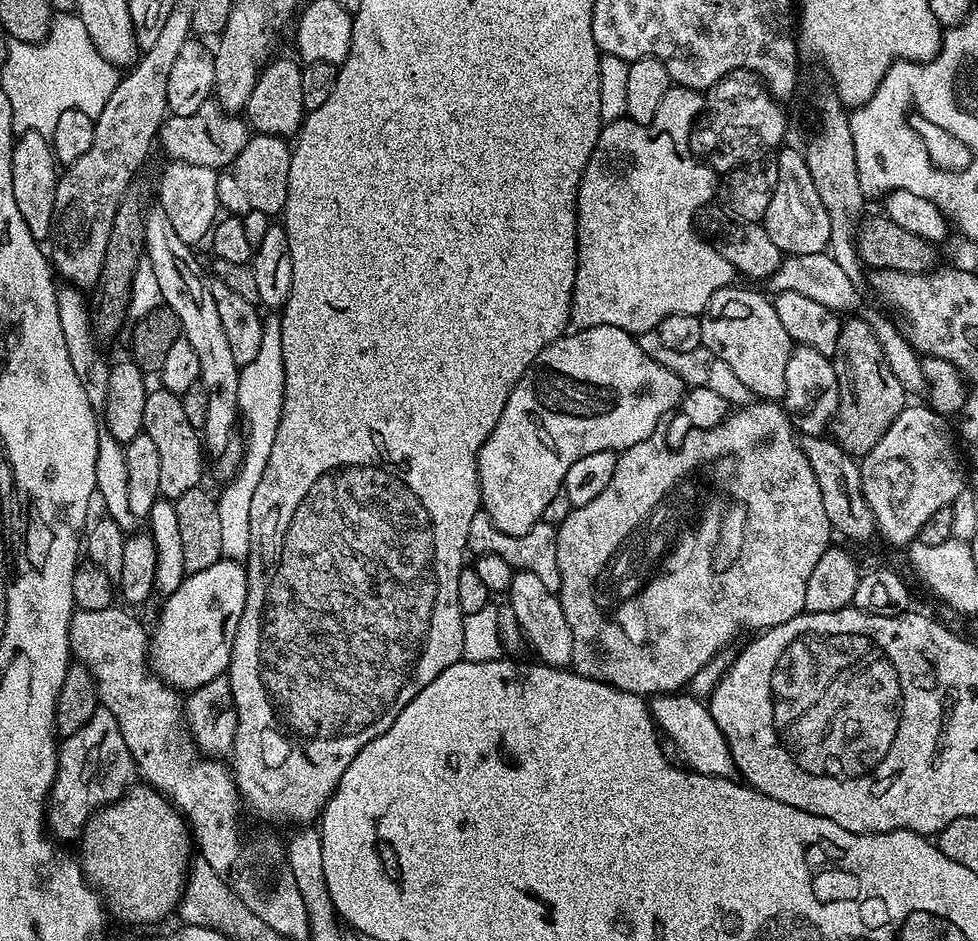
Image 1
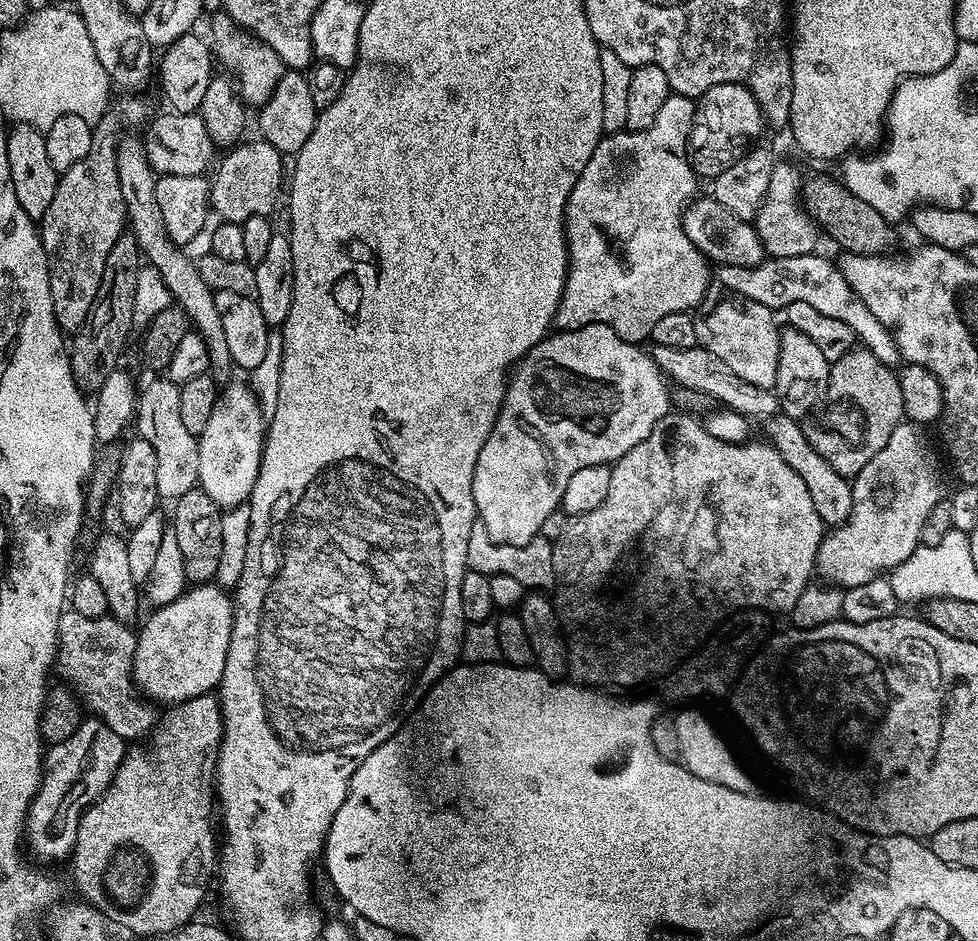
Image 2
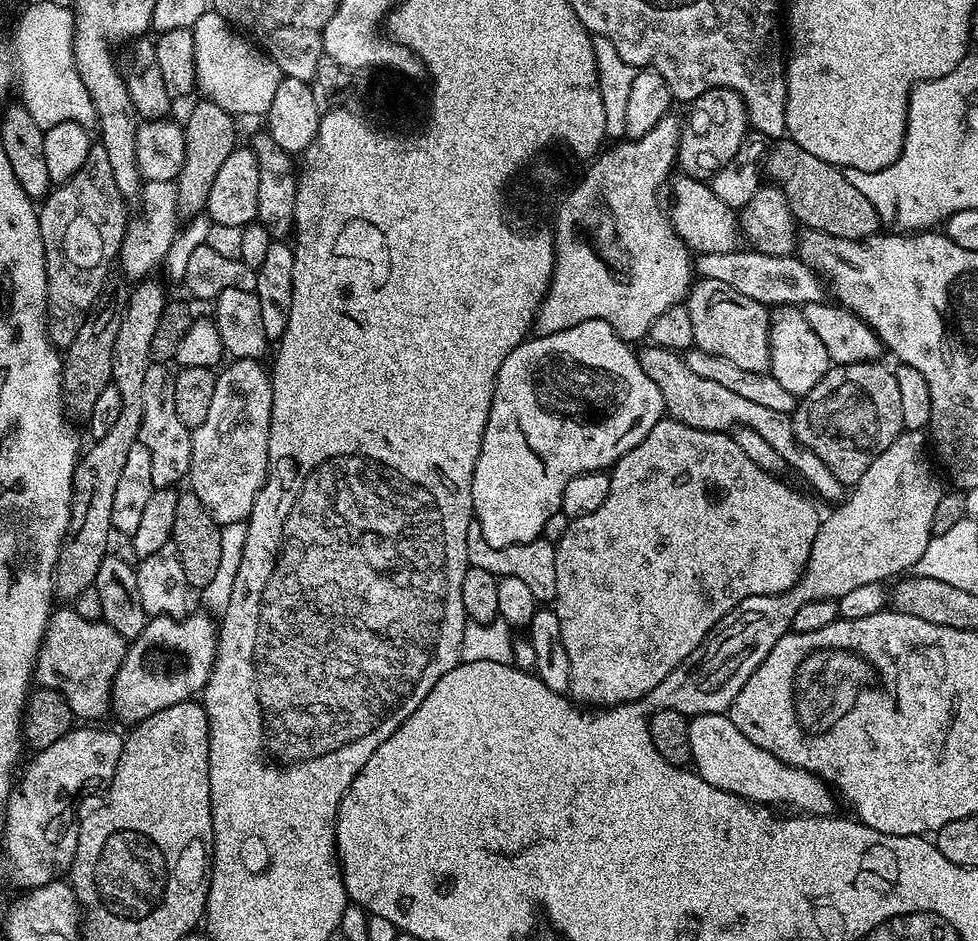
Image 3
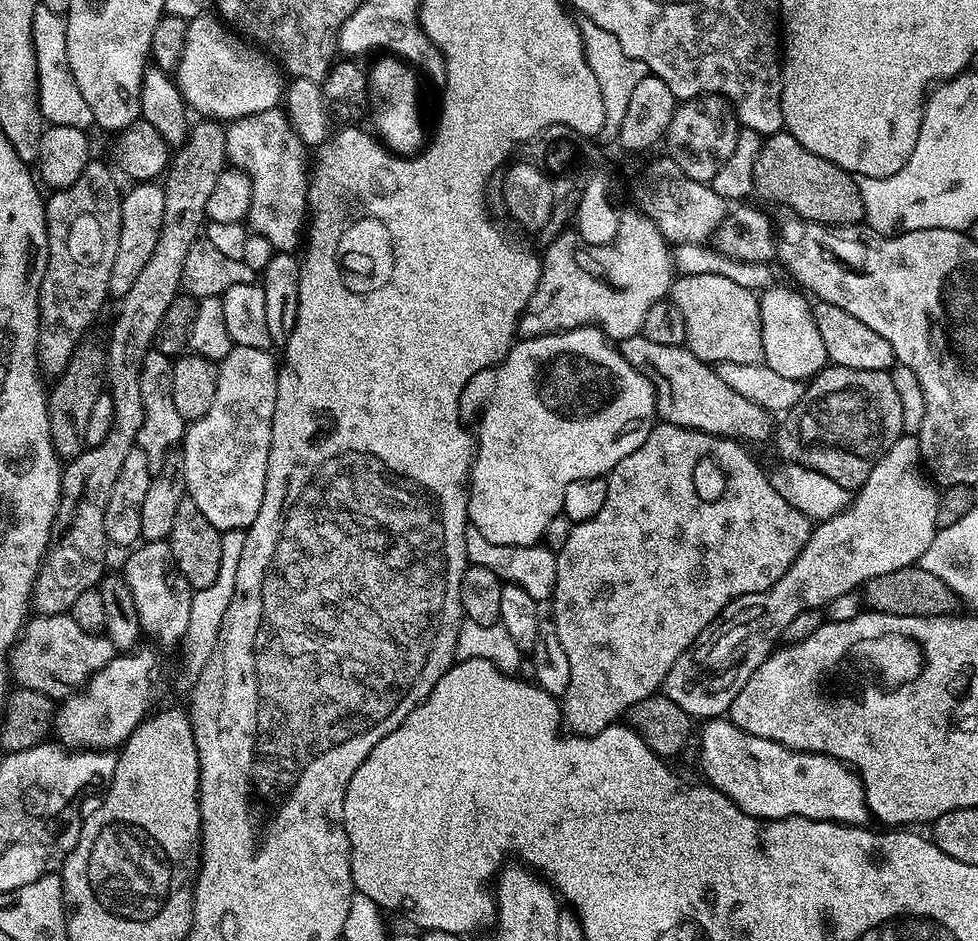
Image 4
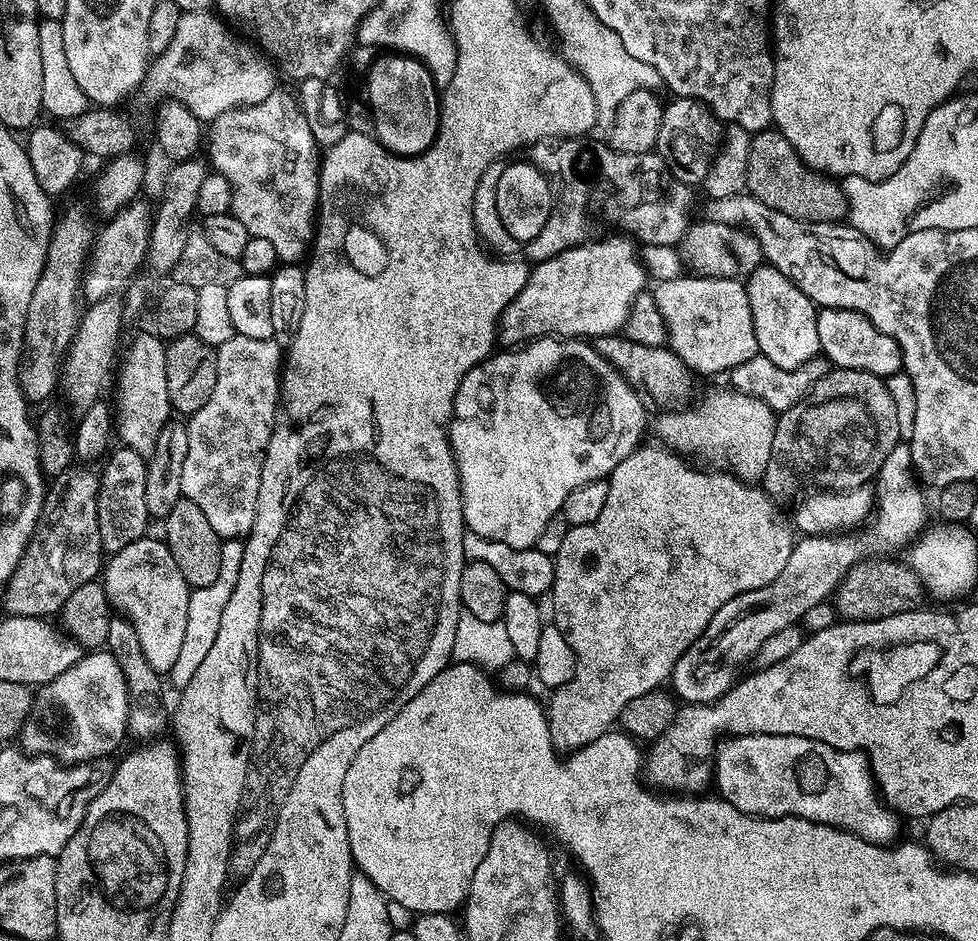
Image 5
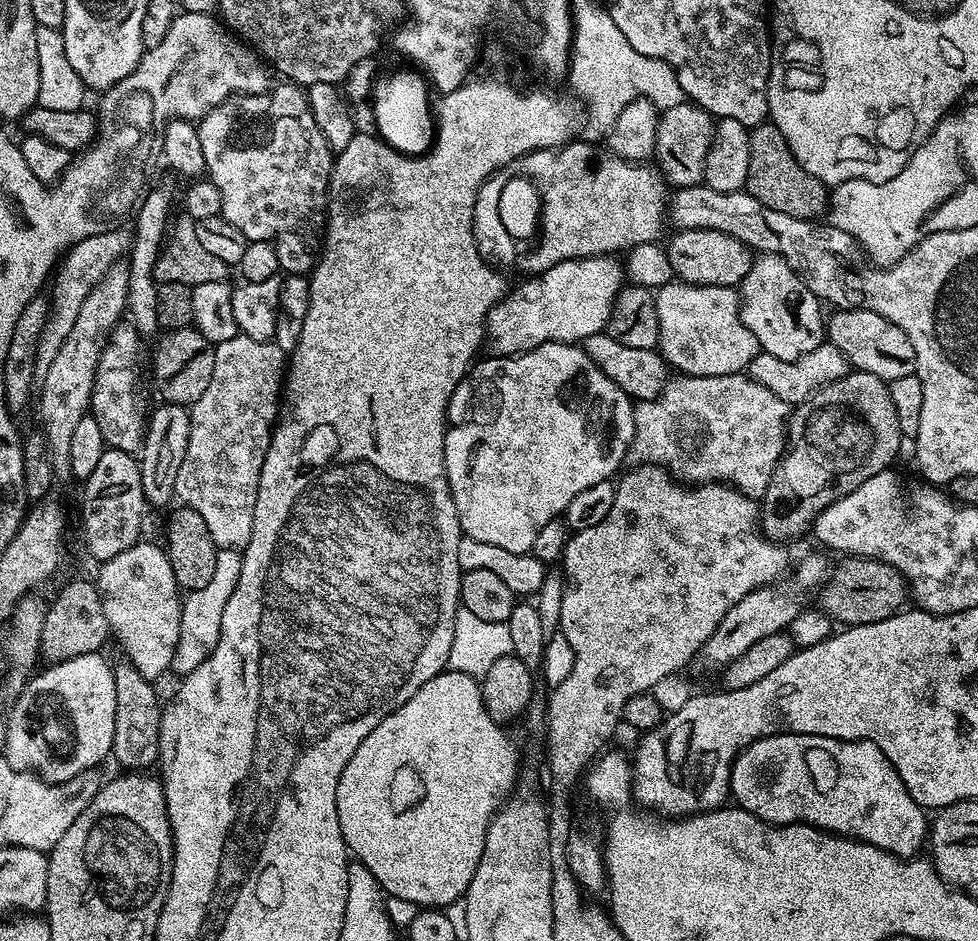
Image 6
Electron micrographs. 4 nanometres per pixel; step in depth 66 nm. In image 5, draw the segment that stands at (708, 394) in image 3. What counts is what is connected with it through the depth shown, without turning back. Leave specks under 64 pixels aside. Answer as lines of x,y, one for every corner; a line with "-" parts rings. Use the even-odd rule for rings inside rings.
622,334
595,337
594,347
596,352
614,370
620,372
622,378
640,395
640,400
644,403
645,409
652,410
679,410
689,403
692,396
692,380
694,374
674,354
672,349
665,346
641,346
638,342
630,342

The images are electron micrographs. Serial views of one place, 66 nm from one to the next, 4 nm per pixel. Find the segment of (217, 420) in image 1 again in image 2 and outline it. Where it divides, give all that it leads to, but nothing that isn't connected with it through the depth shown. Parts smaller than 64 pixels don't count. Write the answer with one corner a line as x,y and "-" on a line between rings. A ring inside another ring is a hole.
121,135
120,145
116,147
118,186
122,186
127,225
130,227
131,235
135,236
138,242
143,259
149,265
157,268
162,282
169,288
173,301
187,314
191,327
206,342
211,371
217,377
224,376
228,371
233,371
234,365
230,358
230,350
226,347
226,334
222,331
222,318
218,318
216,297
212,289
202,282
197,261
191,260
184,253
187,251
170,238
170,234
166,230
166,222
162,218
161,207
158,206
158,194
156,193
158,174
152,169
146,158
143,139
137,135
136,137
128,135

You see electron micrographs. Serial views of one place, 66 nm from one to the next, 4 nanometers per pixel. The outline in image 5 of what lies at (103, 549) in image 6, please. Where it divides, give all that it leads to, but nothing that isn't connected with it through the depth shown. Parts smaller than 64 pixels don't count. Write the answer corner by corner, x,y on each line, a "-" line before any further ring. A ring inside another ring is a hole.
120,446
112,457
109,455
108,469
102,472
100,493
98,494
98,534
100,546
105,553
122,550
130,542
140,539
149,531
150,517
146,510
146,474
145,457
134,454
134,450

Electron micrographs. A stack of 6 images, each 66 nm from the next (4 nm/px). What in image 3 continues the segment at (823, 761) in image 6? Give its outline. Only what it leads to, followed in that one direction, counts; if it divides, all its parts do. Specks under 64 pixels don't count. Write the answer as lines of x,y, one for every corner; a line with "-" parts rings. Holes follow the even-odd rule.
705,710
701,716
692,716
688,720
688,740
694,771
710,782
710,786
761,806
781,804
784,807
781,809
809,816
833,815
834,792
829,785
806,769
785,764
774,753
750,742
750,738
734,726
731,715

